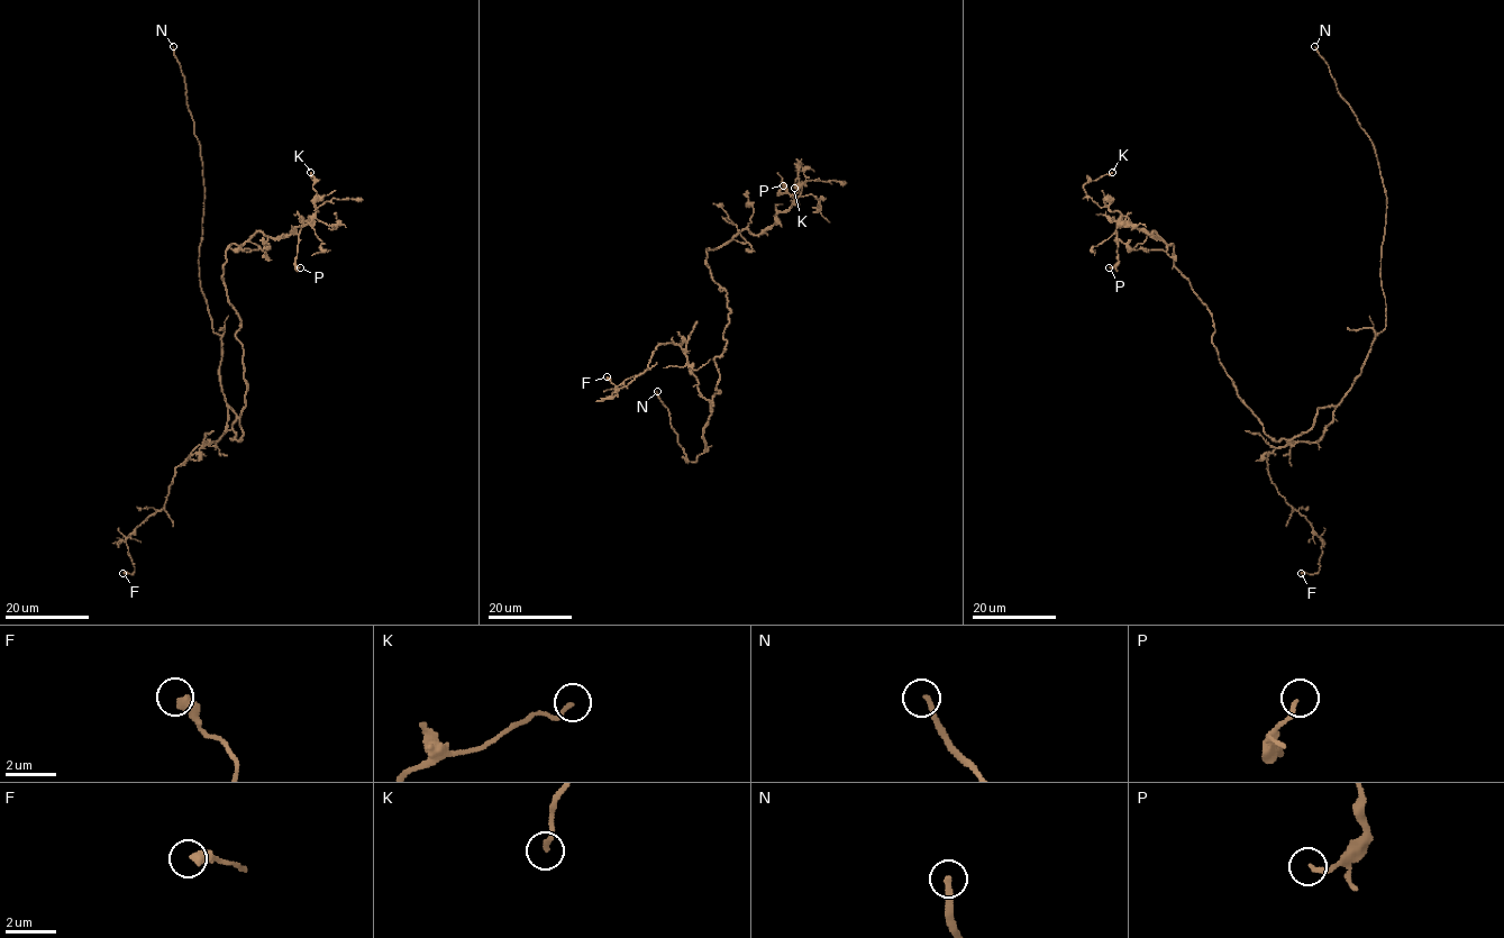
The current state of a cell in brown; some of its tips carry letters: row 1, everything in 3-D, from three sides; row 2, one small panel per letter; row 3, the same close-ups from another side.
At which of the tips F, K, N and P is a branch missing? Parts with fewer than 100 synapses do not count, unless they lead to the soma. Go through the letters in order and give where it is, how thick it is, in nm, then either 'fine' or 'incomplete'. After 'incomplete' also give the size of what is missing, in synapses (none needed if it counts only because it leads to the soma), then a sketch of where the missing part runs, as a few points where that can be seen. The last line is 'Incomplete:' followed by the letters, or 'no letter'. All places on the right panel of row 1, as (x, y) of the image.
F: place (1301, 573); calibre 440 nm; fine
K: place (1112, 172); calibre 170 nm; fine
N: place (1314, 46); calibre 240 nm; incomplete
P: place (1109, 267); calibre 170 nm; fine
Incomplete: N

